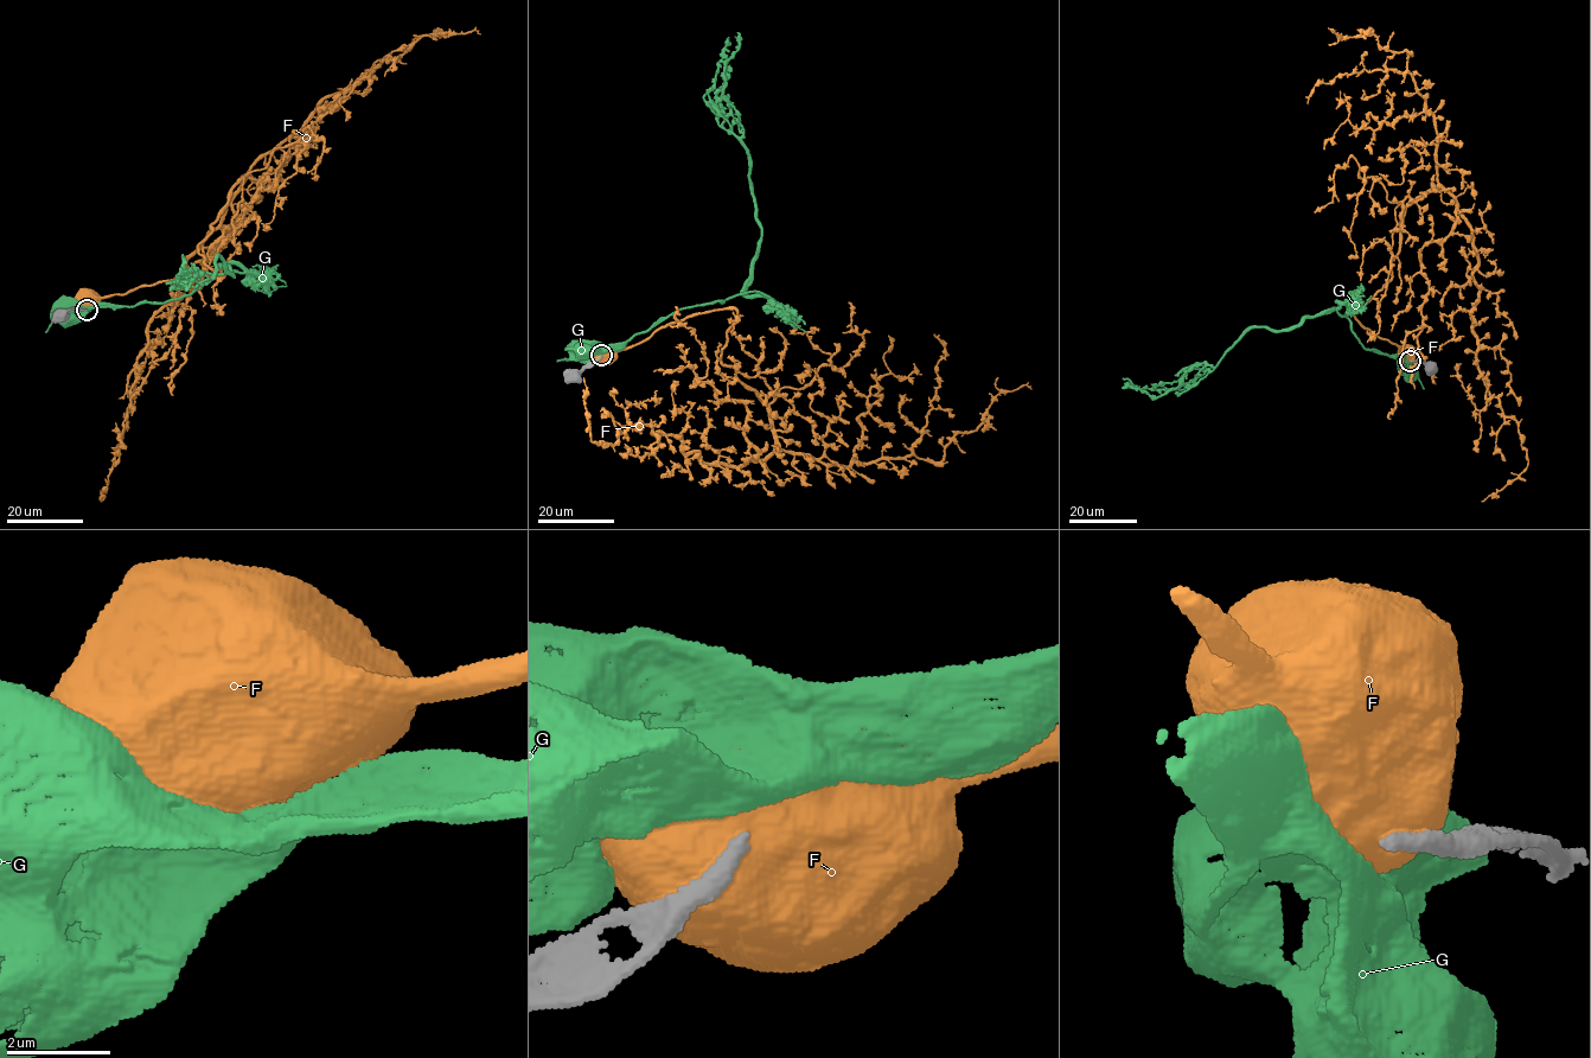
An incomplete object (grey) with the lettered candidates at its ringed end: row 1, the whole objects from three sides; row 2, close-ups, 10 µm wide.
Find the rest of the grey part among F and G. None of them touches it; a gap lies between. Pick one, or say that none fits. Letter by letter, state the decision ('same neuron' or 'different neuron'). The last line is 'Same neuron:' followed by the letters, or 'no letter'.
F: different neuron
G: different neuron
Same neuron: no letter

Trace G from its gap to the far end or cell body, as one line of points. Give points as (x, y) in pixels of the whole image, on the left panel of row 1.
G: (87, 310), (59, 306)

